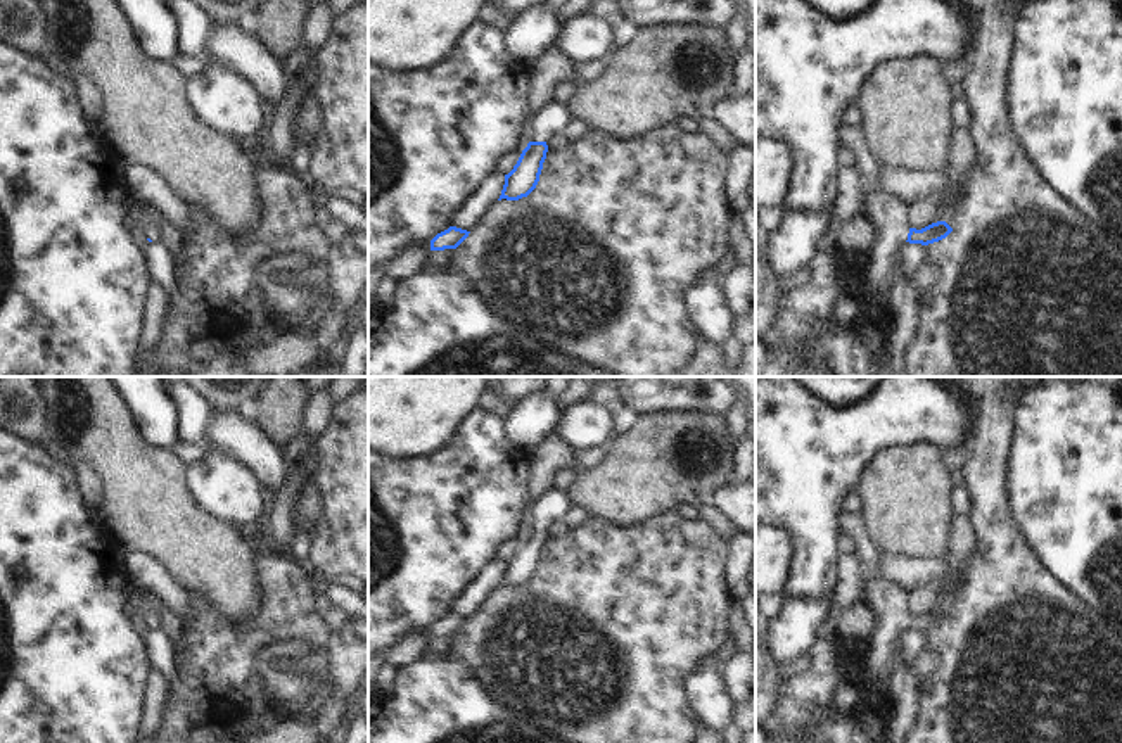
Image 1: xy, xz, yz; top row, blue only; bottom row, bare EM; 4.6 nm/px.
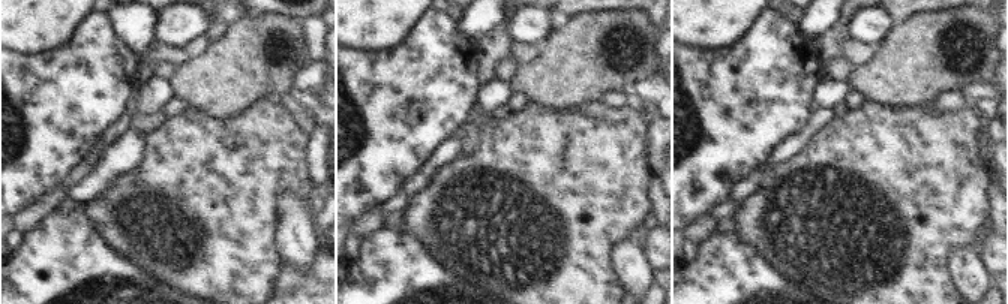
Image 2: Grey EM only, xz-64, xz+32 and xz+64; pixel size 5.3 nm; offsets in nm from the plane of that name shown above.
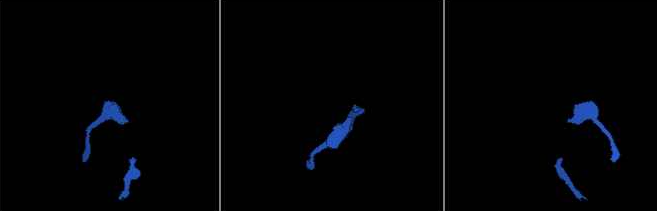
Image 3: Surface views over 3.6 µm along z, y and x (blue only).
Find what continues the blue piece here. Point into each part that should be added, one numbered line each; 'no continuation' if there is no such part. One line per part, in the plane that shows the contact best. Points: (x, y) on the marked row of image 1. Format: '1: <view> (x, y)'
1: xz (552, 120)

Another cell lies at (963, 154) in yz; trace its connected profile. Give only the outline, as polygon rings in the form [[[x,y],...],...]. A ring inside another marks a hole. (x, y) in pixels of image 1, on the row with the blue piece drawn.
[[[954,128],[944,185],[906,209],[909,228],[921,230],[961,207],[965,188],[977,164],[979,150],[970,128]]]

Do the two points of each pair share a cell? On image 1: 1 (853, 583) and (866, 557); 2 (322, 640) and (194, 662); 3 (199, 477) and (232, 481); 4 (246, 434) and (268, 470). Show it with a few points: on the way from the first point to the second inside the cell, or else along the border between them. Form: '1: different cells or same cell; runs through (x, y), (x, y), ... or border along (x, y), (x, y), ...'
1: same cell; runs through (854, 576), (861, 564)
2: same cell; runs through (291, 628), (267, 628), (225, 654)
3: same cell; runs through (208, 479), (223, 481)
4: same cell; runs through (251, 443), (268, 462)

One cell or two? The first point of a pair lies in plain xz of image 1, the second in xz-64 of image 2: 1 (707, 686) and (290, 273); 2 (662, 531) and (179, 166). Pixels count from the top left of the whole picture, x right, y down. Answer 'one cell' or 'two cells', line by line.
1: two cells
2: one cell

